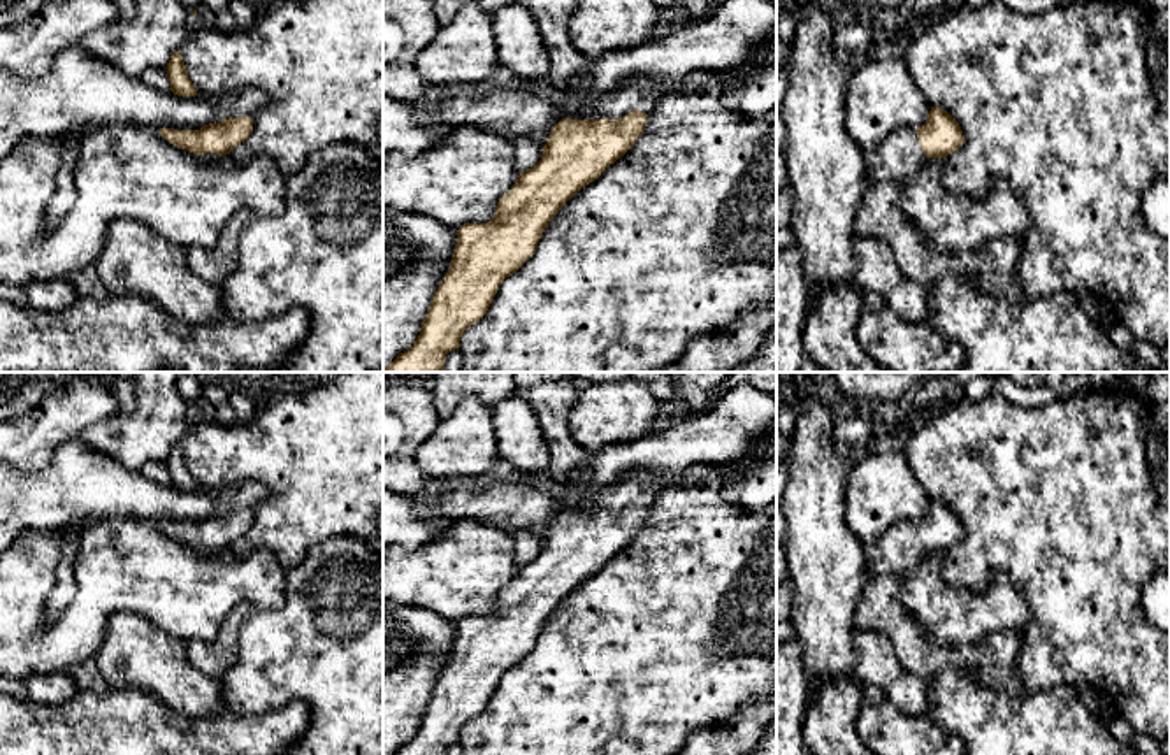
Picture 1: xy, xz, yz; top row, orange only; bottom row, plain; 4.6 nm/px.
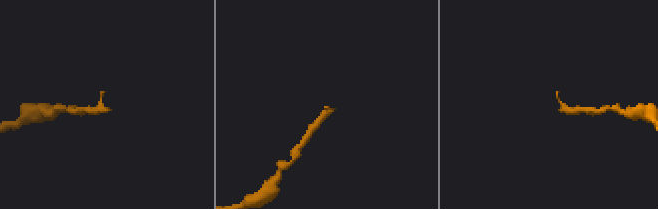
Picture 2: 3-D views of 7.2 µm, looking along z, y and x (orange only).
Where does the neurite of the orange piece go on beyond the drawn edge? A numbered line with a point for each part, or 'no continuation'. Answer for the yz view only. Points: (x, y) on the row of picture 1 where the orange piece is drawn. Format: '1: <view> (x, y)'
1: yz (895, 158)

